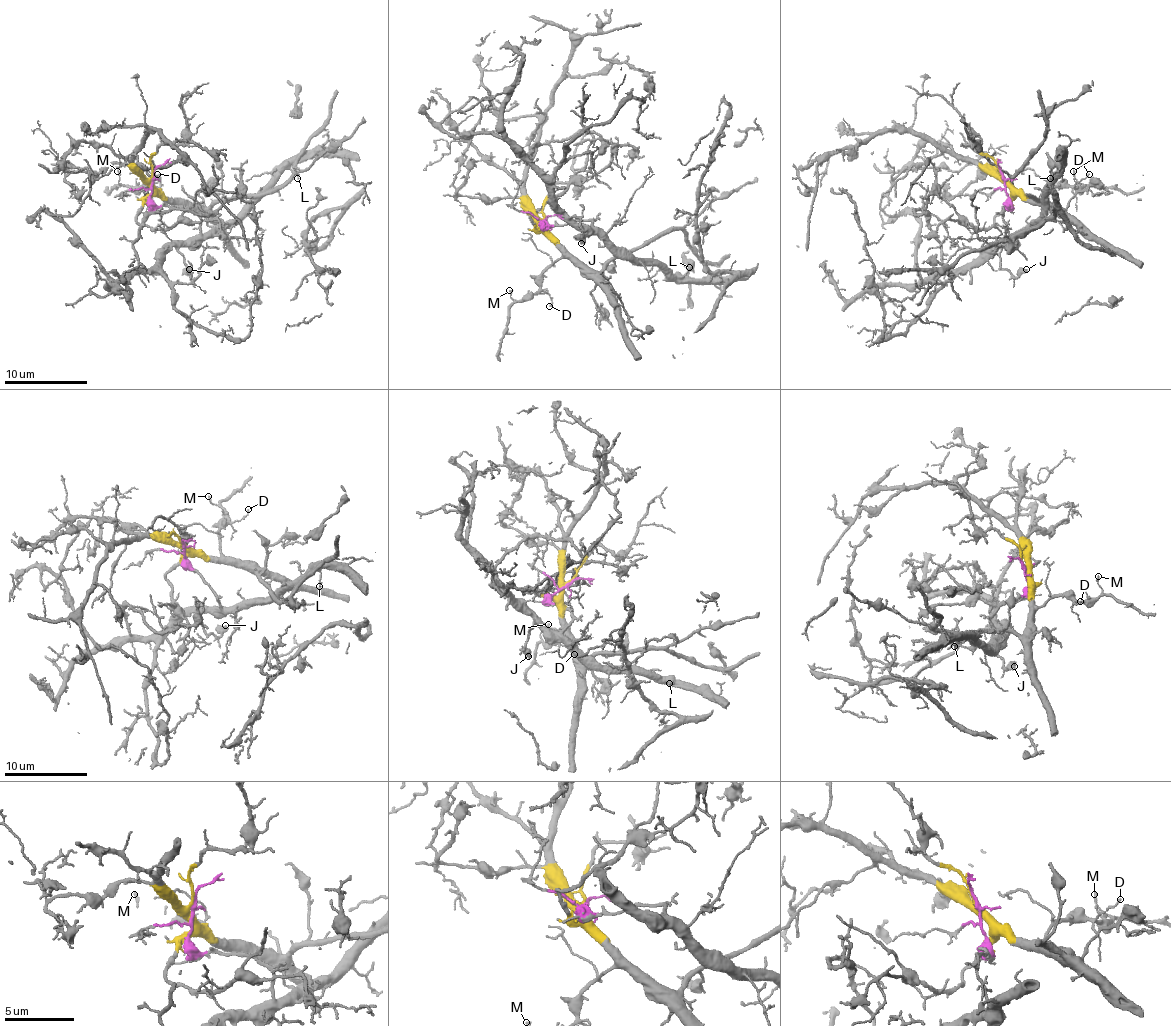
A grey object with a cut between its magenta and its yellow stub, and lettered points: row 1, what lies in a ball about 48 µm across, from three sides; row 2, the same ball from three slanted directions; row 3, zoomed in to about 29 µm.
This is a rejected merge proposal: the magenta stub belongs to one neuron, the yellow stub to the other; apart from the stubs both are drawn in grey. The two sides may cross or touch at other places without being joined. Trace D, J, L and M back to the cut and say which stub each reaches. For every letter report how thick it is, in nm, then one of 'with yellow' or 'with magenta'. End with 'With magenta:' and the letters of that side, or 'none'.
D: 120 nm thick; with yellow
J: 550 nm thick; with magenta
L: 140 nm thick; with magenta
M: 160 nm thick; with yellow
With magenta: J, L

